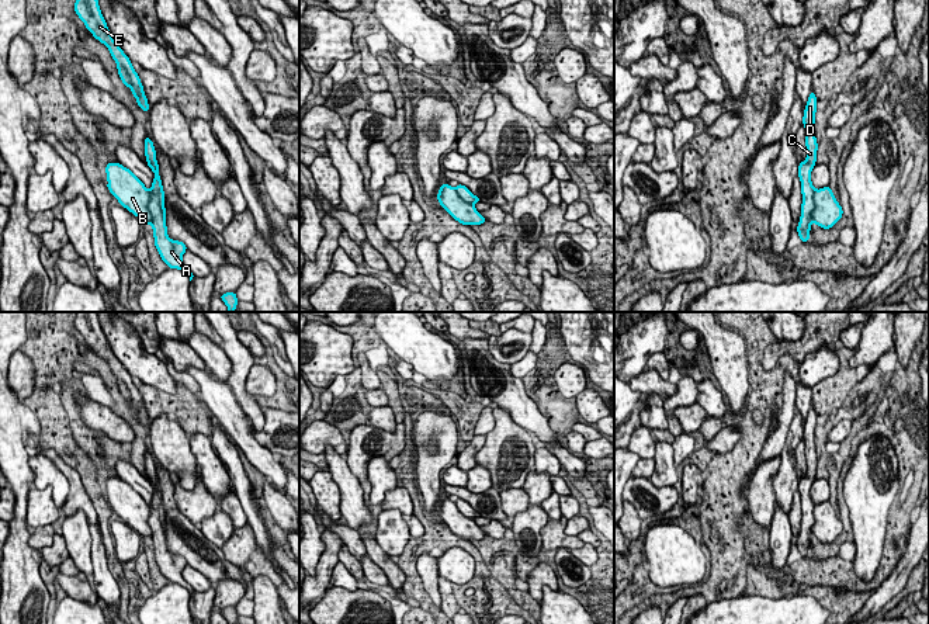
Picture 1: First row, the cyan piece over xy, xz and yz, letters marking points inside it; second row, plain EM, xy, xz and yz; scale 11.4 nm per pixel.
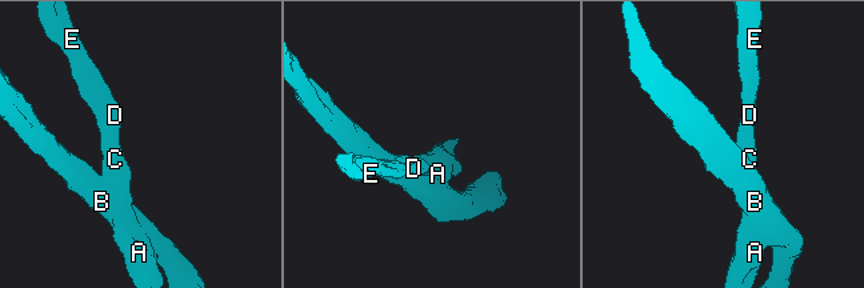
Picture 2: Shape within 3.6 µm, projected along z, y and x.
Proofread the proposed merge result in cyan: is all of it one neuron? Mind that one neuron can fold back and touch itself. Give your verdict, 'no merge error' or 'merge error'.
merge error

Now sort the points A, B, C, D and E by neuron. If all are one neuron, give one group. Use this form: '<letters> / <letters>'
A C D E / B

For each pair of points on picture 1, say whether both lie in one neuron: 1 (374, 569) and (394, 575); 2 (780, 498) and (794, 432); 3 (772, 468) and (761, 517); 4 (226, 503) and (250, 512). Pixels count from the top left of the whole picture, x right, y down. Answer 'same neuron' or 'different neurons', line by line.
1: different neurons
2: same neuron
3: same neuron
4: different neurons

